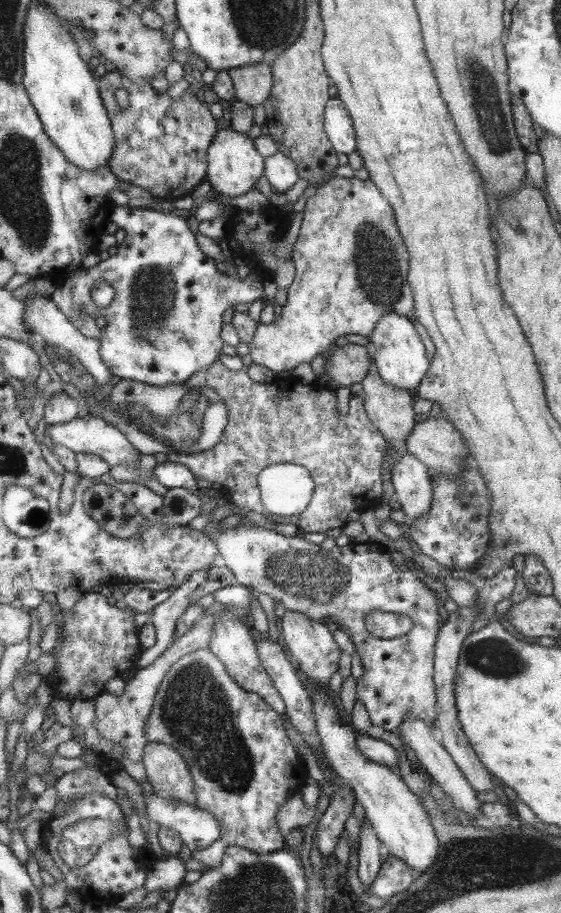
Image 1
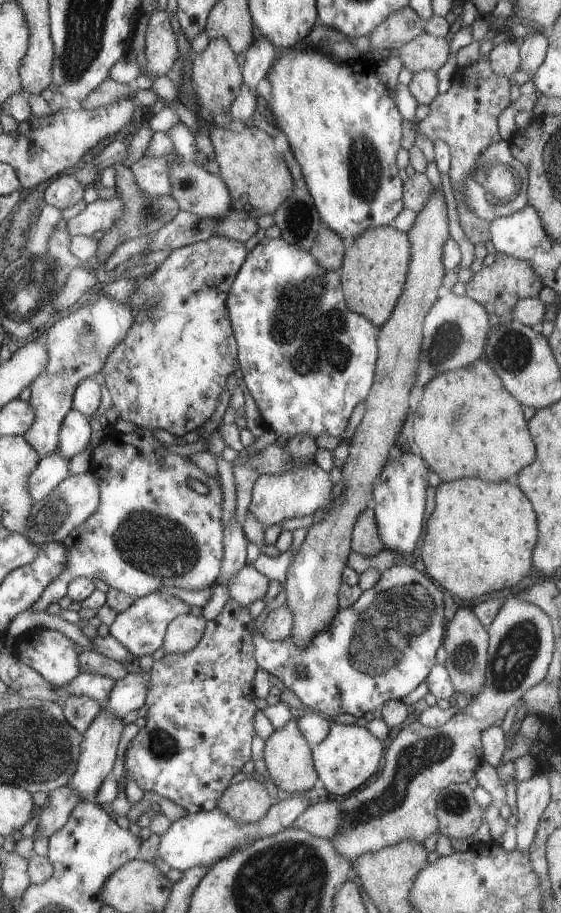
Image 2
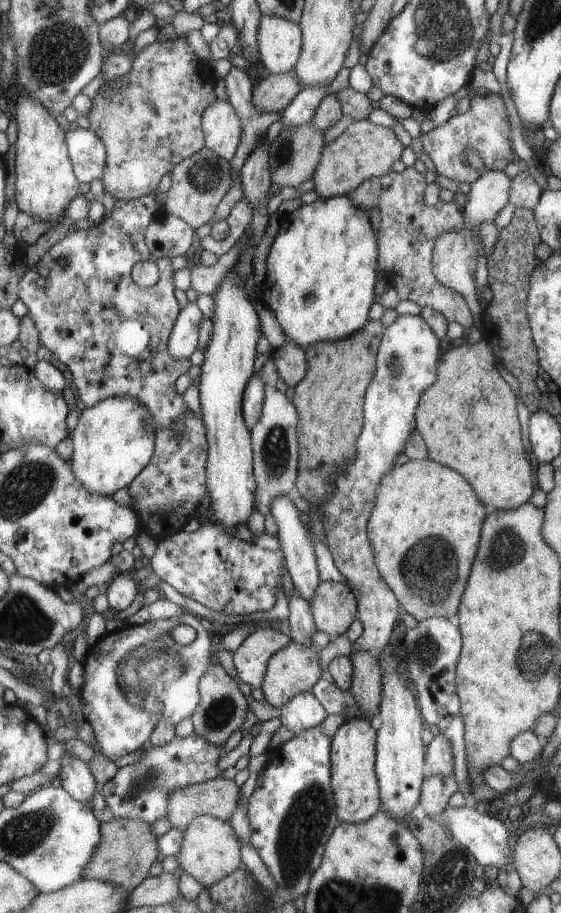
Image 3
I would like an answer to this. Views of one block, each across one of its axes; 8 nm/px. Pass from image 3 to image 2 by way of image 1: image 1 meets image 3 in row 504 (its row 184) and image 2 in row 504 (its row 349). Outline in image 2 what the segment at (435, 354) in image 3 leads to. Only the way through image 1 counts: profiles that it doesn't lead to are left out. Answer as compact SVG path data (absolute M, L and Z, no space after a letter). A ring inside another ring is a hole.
M310 462L302 470L292 470L282 476L259 475L253 486L249 511L265 526L269 527L288 518L304 518L318 508L327 509L332 502L332 480L330 473L322 470L317 462Z

